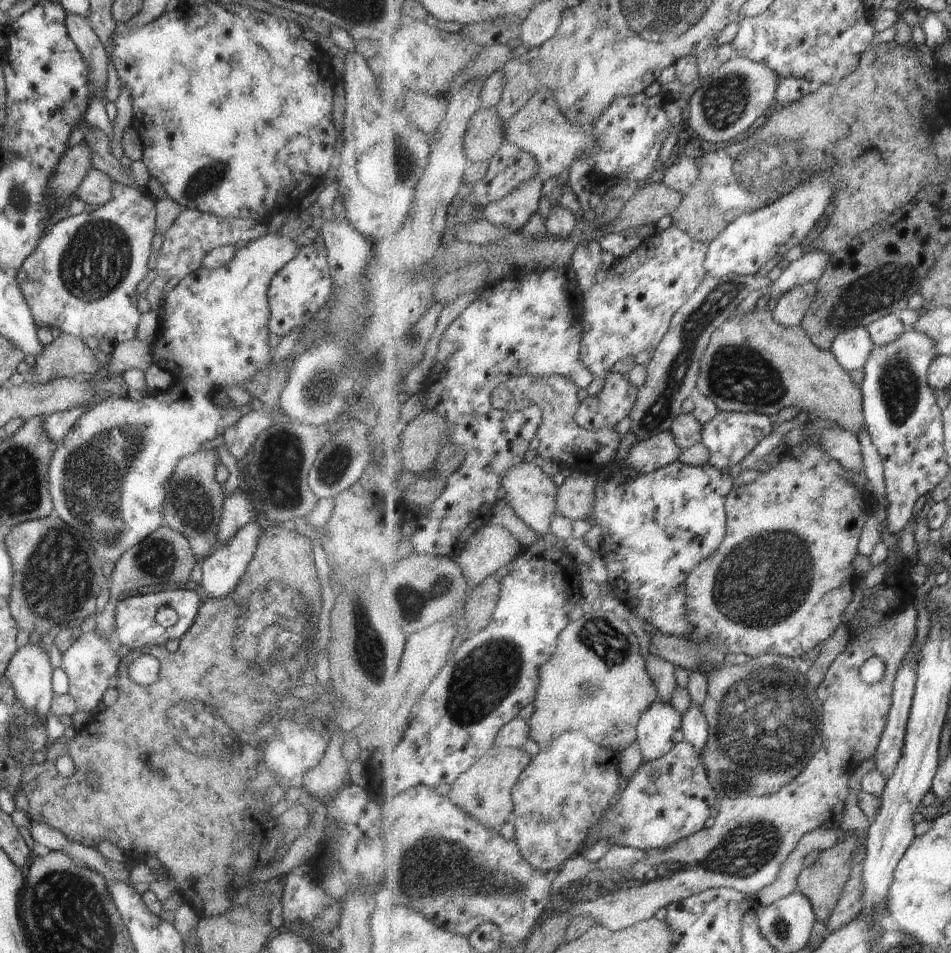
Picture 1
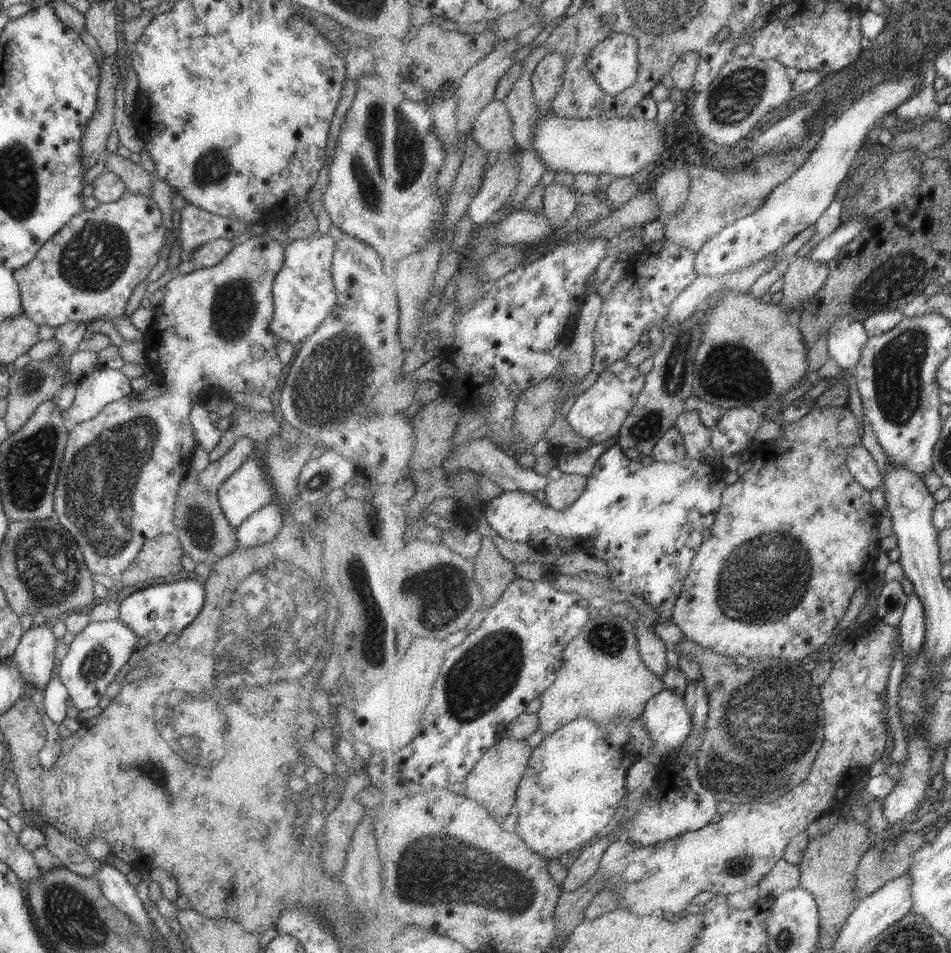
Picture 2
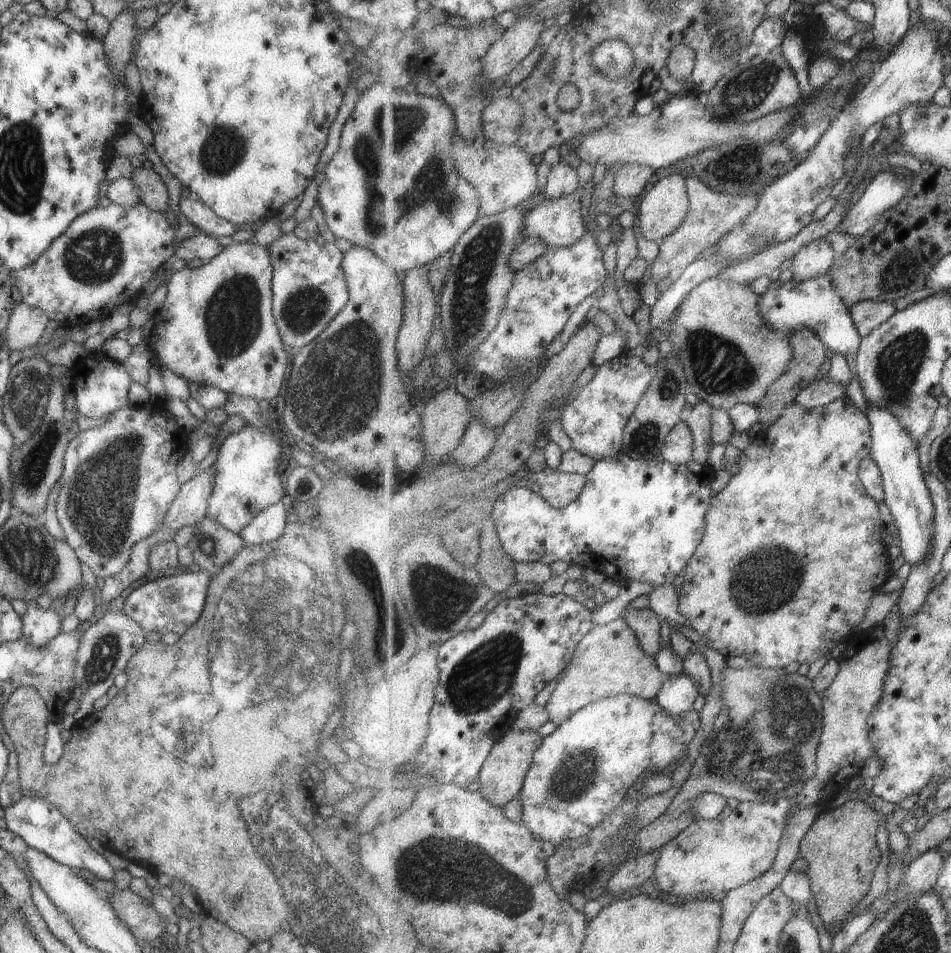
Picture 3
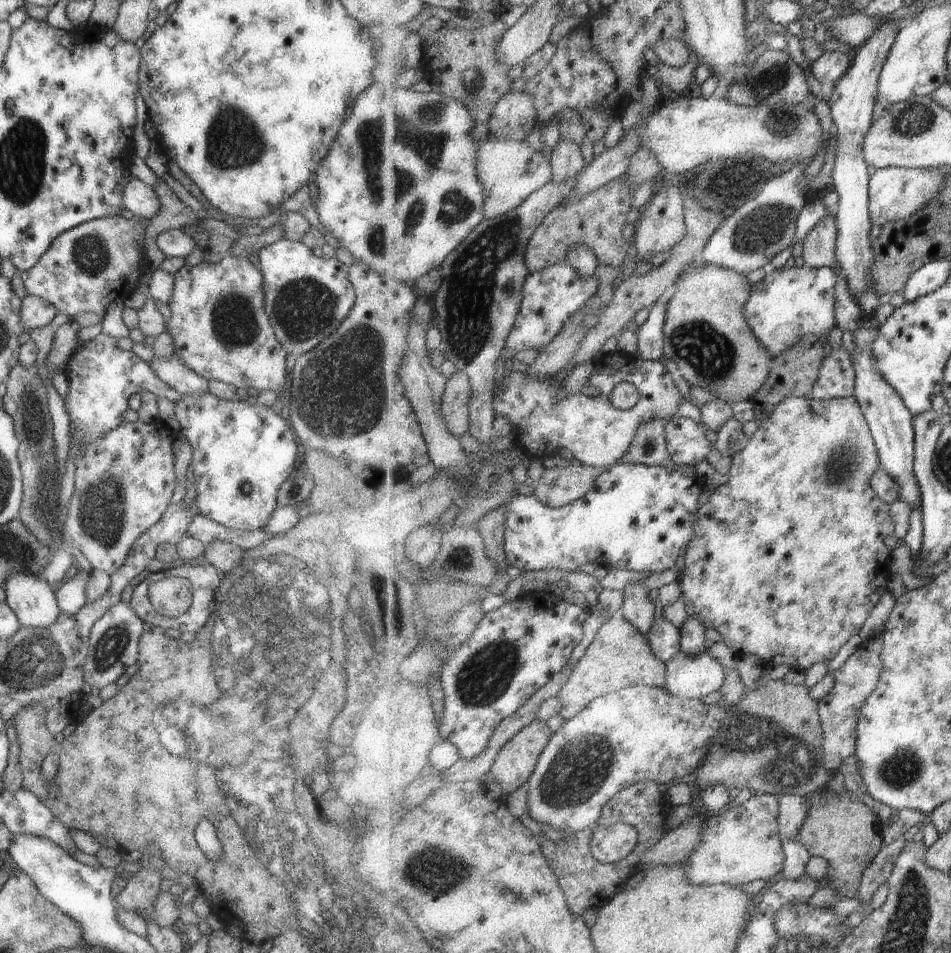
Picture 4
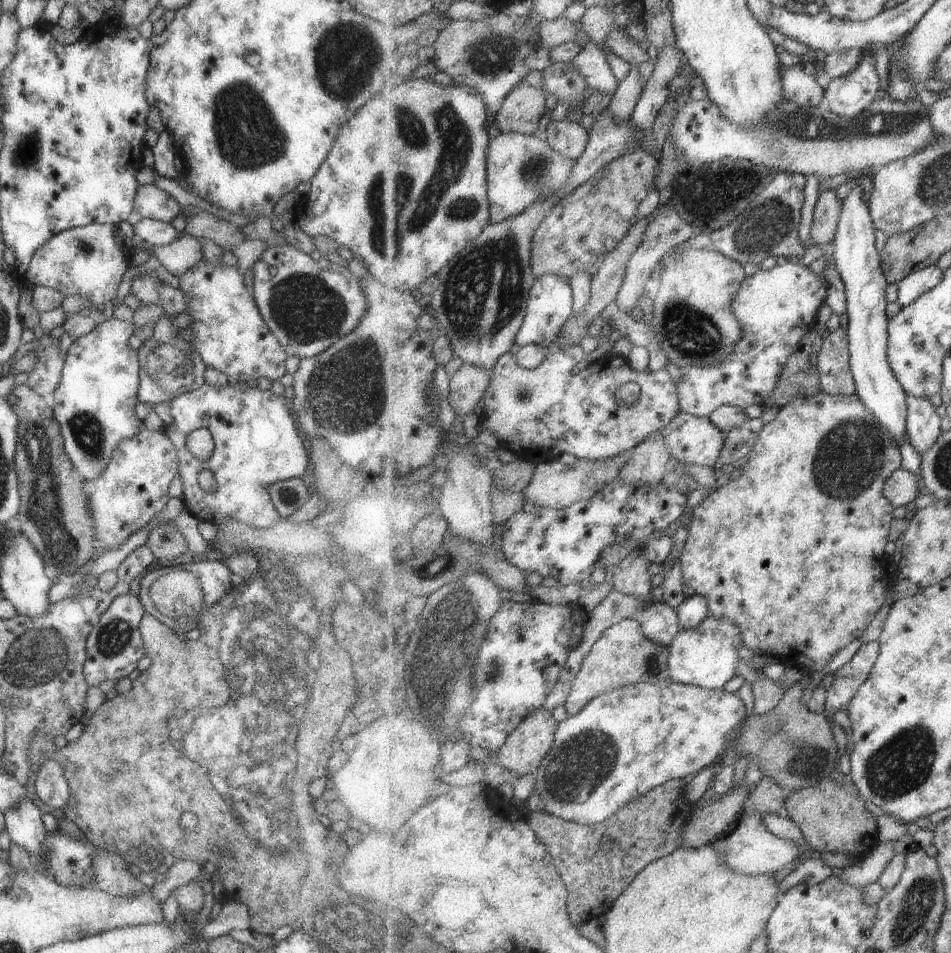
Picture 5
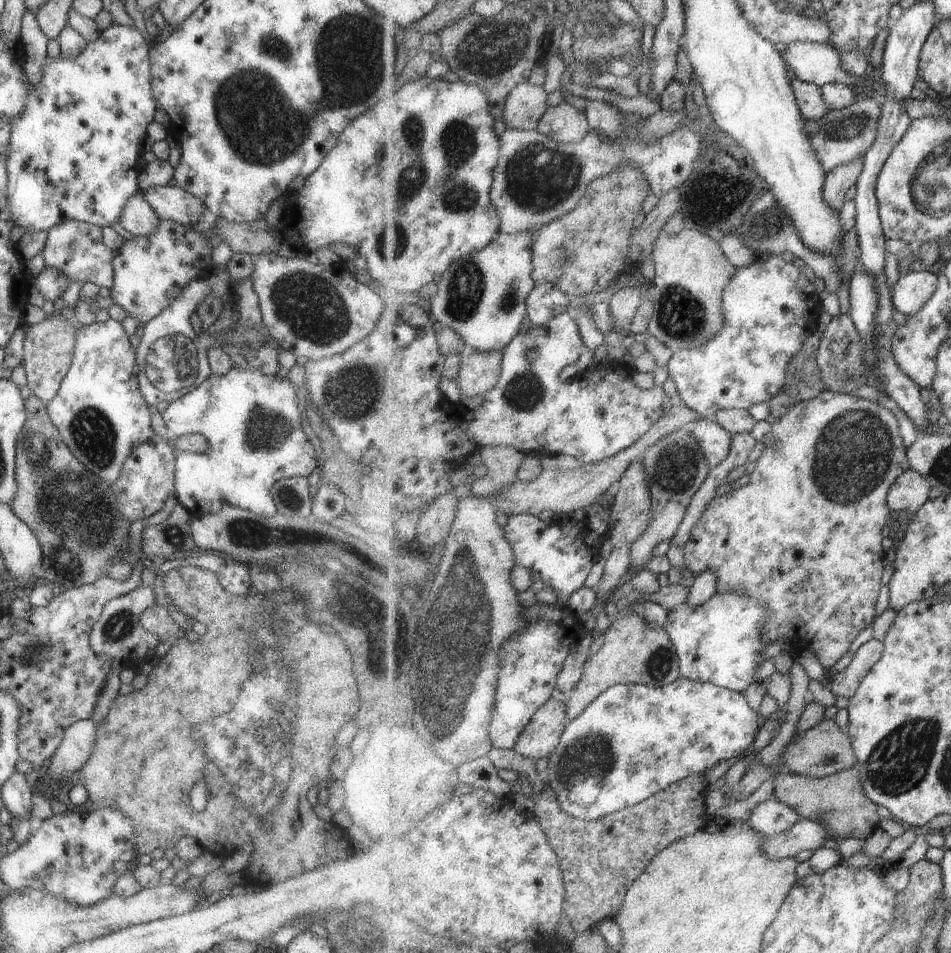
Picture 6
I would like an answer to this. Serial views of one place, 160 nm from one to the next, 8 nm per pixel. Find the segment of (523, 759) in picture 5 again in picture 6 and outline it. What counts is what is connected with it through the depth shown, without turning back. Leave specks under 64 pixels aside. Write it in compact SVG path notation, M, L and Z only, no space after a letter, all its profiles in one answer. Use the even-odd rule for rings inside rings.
M557 698L549 699L523 730L515 752L530 760L552 756L561 743L566 724L566 704Z

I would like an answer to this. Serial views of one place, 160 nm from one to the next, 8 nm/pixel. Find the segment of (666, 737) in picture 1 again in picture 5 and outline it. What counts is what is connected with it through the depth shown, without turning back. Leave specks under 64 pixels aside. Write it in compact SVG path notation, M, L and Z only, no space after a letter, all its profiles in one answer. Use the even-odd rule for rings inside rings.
M711 614L699 626L682 628L670 646L670 676L674 681L704 689L722 689L738 674L744 640L739 625L729 619L718 619Z

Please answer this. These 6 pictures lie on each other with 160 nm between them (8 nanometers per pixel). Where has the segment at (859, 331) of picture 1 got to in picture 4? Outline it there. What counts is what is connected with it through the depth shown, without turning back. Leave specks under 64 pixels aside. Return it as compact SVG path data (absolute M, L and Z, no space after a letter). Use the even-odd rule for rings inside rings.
M803 264L768 272L761 282L754 284L750 299L744 306L744 316L769 355L777 358L805 335L823 336L833 326L838 326L835 308L839 277L840 272L832 267L814 269Z

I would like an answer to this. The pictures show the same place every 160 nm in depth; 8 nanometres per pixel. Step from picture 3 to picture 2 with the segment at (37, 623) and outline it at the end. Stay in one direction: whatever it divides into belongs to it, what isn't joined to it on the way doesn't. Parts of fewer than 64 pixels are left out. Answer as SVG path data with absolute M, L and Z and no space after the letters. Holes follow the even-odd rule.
M47 621L47 623L42 623L39 626L31 625L29 629L27 629L19 639L13 654L10 656L11 660L6 660L6 662L13 661L18 666L18 671L21 673L22 679L32 687L43 689L46 687L49 678L56 671L55 662L53 662L54 656L54 644L56 638L53 636L53 631L51 631L51 622Z

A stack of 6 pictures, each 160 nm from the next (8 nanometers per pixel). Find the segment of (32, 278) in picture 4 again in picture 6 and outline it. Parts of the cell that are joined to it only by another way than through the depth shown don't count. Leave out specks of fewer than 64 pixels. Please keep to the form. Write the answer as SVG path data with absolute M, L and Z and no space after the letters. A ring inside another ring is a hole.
M69 219L57 222L47 231L48 235L41 251L45 267L51 267L62 272L69 282L79 281L82 284L93 282L99 287L111 288L114 251L103 244L100 226Z

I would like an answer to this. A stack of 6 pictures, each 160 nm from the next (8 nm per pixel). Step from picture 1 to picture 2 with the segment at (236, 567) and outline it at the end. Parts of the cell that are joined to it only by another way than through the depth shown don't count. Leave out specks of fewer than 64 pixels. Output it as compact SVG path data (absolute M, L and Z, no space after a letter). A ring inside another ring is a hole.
M273 499L261 508L254 510L234 529L237 547L262 545L282 531L281 505Z

